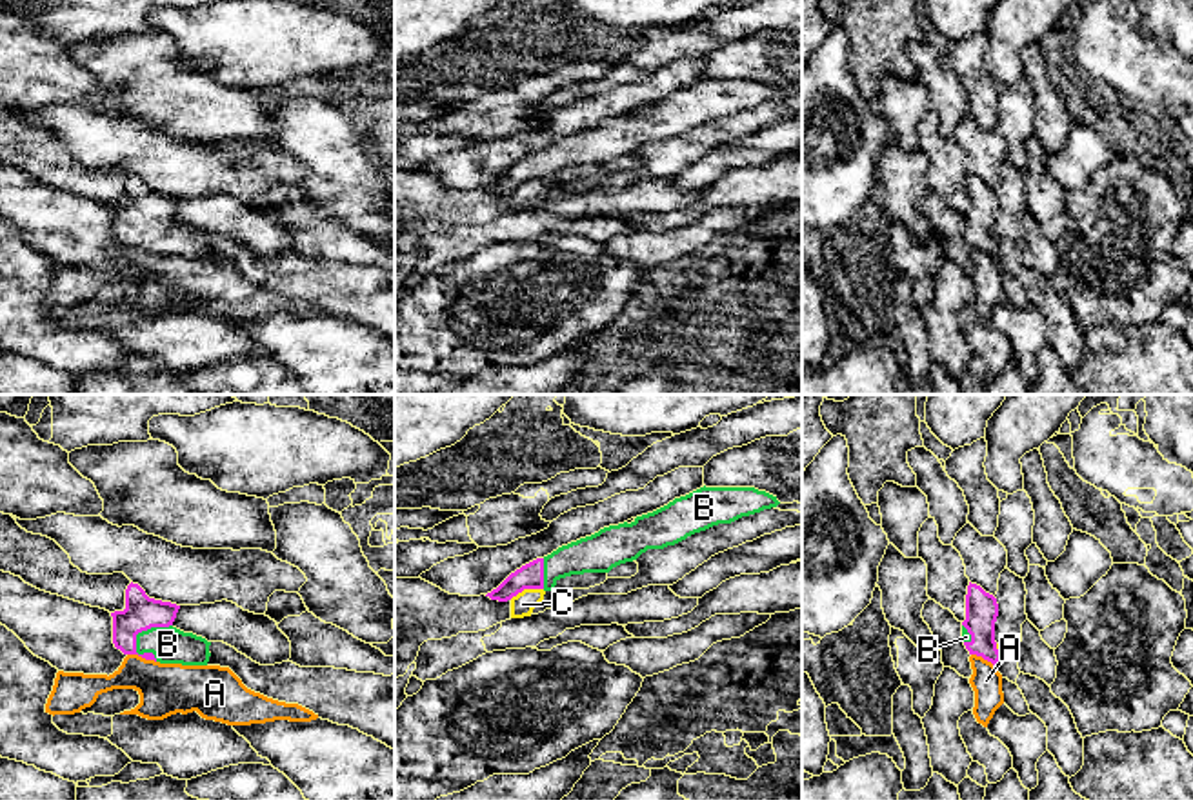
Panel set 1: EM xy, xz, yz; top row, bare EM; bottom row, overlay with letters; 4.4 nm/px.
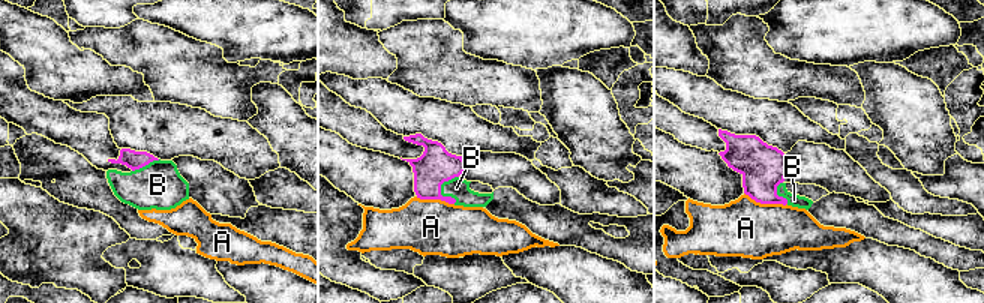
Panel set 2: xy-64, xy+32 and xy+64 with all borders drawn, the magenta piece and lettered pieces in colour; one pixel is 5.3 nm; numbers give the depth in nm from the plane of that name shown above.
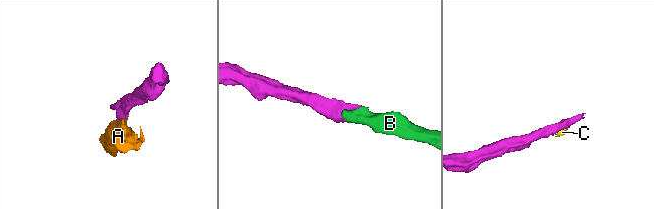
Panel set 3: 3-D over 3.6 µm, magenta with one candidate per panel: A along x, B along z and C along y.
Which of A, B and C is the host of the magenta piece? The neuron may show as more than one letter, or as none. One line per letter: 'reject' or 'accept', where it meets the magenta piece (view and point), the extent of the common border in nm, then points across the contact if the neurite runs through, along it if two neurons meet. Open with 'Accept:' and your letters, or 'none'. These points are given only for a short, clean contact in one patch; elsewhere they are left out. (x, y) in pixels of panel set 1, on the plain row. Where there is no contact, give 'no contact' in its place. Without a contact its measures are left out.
Accept: B
A: reject | xy (142, 250) | 130 nm | along xy (128, 246), (137, 246), (155, 255)
B: accept | xy (146, 222) | 200 nm | across xy (140, 206), (146, 222), (168, 237)
C: reject | xz (526, 180) | 160 nm | along xz (542, 180), (524, 180), (510, 191)

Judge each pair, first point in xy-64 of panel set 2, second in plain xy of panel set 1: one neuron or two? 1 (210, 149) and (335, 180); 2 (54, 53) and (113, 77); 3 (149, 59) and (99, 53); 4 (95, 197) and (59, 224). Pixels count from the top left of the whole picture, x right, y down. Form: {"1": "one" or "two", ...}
{"1": "two", "2": "two", "3": "one", "4": "one"}

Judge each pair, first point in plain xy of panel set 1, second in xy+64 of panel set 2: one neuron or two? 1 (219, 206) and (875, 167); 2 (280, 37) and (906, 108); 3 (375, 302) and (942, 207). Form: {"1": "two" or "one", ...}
{"1": "two", "2": "two", "3": "two"}

